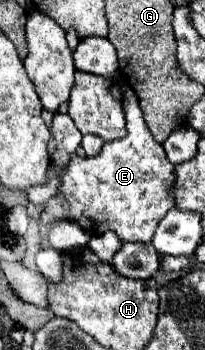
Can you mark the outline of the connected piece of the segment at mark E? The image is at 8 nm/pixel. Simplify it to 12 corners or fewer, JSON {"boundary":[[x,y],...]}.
{"boundary":[[122,86],[128,136],[74,156],[42,222],[150,242],[172,168]]}

